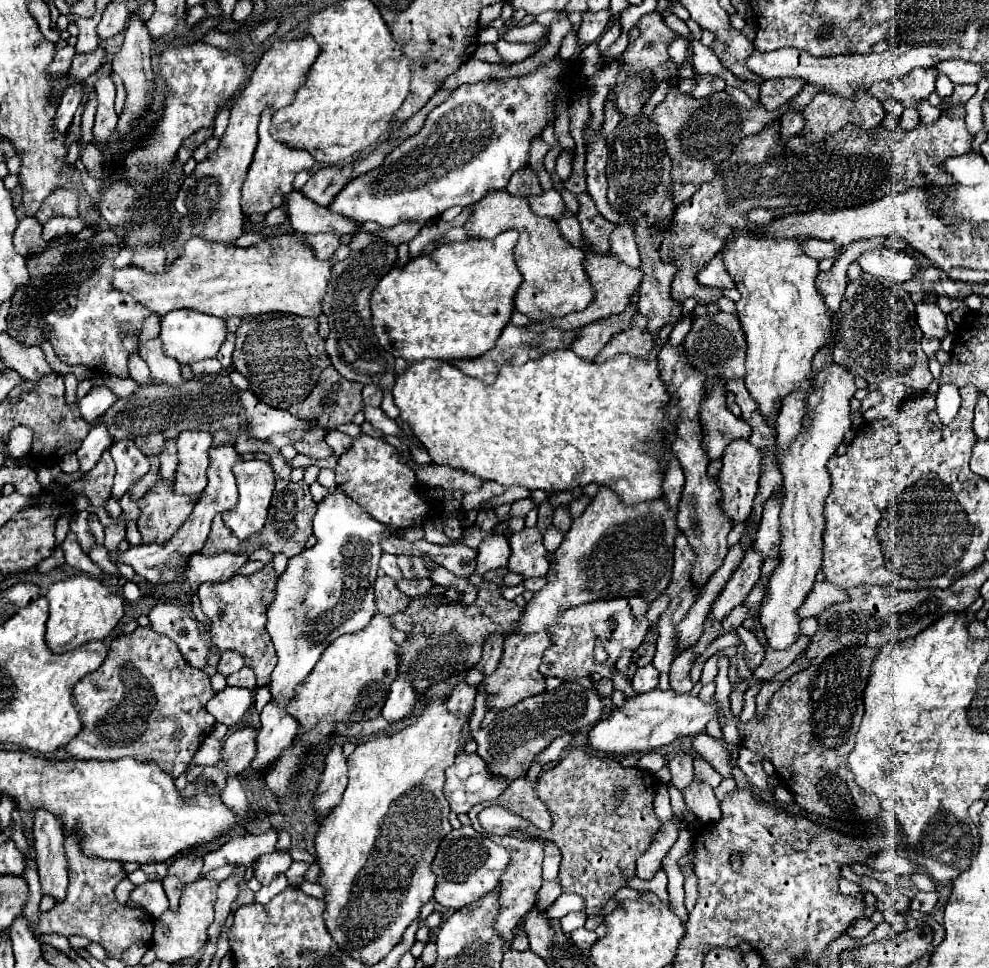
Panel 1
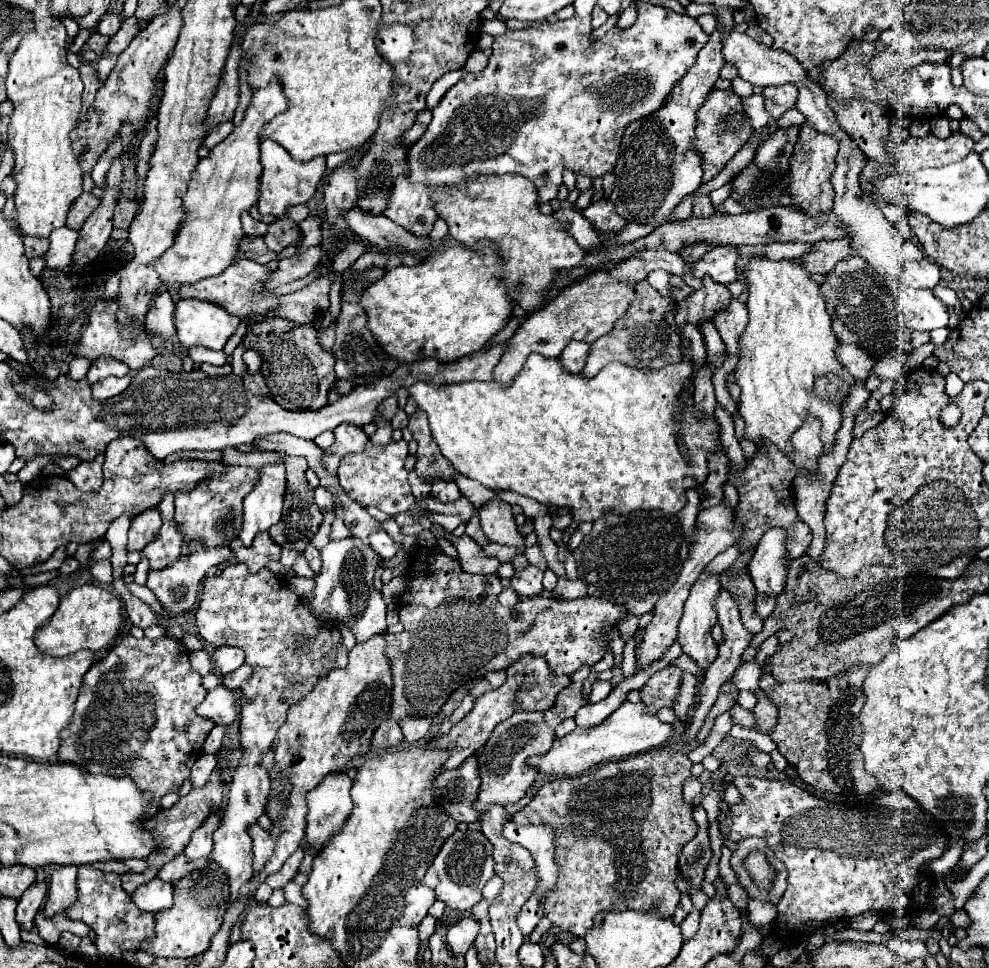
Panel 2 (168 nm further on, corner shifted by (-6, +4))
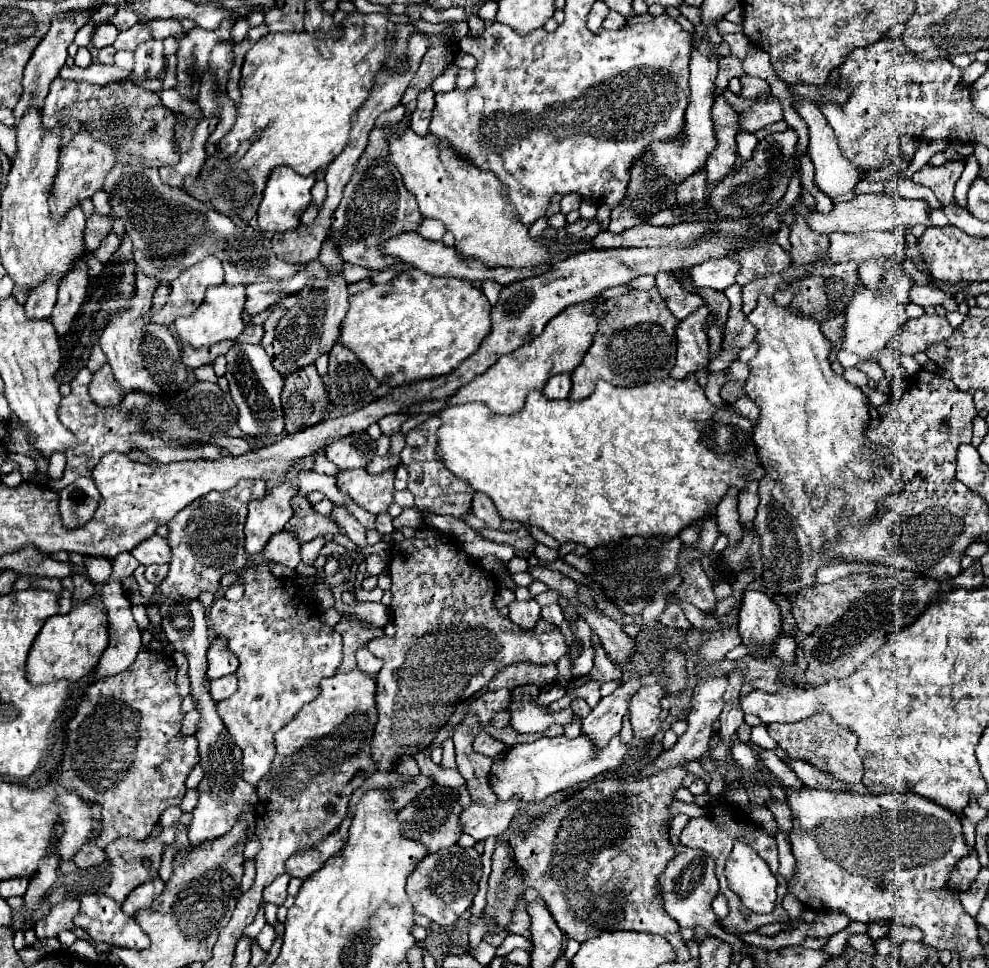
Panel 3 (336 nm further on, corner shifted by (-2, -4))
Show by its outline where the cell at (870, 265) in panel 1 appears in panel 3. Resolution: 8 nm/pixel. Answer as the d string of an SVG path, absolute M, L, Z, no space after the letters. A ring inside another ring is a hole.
M929 282L929 284L913 284L911 290L909 290L909 300L919 304L919 306L945 306L947 310L957 310L951 294L943 292L937 284Z

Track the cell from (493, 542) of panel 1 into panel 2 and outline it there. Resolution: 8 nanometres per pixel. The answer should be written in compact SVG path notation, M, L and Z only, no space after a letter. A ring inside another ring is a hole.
M497 496L491 498L481 510L479 510L479 522L481 528L485 532L485 536L491 542L497 544L511 544L515 546L519 552L513 558L513 566L515 568L527 568L529 562L525 558L525 540L523 536L517 532L517 524L515 524L515 516L513 516L513 508L511 504L499 500Z

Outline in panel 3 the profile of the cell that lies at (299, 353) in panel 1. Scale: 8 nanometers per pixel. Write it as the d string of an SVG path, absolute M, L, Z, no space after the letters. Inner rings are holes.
M313 364L283 376L281 402L287 434L321 422L321 414L327 406L327 394Z

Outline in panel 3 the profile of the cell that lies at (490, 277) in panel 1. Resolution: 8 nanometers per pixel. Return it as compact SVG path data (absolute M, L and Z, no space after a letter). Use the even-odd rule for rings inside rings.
M407 270L395 276L387 284L375 284L373 288L349 298L349 312L341 326L341 342L351 348L357 358L377 376L381 384L403 386L425 378L435 378L451 372L469 358L491 332L491 304L485 294L467 280L453 277L435 277L421 270Z

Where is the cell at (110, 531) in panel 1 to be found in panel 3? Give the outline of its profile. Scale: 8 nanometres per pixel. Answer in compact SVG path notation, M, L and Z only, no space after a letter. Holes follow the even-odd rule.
M157 534L143 540L141 544L137 544L133 550L131 550L131 556L143 564L143 566L149 566L149 564L167 564L169 562L169 544L165 538L159 538Z

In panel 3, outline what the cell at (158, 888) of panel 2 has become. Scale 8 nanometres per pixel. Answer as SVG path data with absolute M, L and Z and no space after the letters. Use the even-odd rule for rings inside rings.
M161 878L149 880L149 884L141 884L137 892L131 892L127 900L123 902L123 912L129 916L135 916L139 910L149 910L155 902L155 896L159 896L165 888L165 882Z

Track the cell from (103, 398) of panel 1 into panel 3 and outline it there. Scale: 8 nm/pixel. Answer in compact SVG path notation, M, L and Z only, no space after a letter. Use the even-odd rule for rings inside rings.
M105 364L101 370L97 370L93 374L93 380L89 384L89 396L99 406L117 406L123 400L121 388L119 388L117 380L113 378L109 364Z

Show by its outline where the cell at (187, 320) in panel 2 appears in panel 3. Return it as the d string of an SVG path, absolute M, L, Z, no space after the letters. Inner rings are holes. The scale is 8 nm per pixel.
M221 284L217 288L209 288L205 294L205 300L191 316L179 316L175 320L177 338L191 348L203 348L203 346L209 348L221 340L235 340L245 328L241 318L243 304L245 304L245 286Z

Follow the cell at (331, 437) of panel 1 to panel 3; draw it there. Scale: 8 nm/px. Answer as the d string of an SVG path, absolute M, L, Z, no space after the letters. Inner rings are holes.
M355 432L329 444L325 454L333 464L337 464L339 470L349 470L367 466L375 456L375 448L375 440L371 440L367 432Z

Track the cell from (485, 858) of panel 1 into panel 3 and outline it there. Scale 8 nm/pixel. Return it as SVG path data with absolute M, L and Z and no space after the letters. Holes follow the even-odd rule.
M453 844L449 848L441 848L421 860L415 872L407 880L407 892L413 900L415 912L431 918L439 926L451 926L473 902L479 892L479 880L483 876L481 854L475 848L461 848Z

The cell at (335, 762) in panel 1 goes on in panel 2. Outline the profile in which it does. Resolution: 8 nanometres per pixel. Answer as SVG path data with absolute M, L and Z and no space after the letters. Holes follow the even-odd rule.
M331 774L327 776L315 790L311 790L307 794L307 806L309 812L305 816L307 826L305 826L305 850L311 850L313 856L317 856L321 852L321 848L325 848L325 844L333 838L333 834L341 832L341 828L345 826L345 820L349 818L349 812L353 808L351 804L351 778L347 774Z

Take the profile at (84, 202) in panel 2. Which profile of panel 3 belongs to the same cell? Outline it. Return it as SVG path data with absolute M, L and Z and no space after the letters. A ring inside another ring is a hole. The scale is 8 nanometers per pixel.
M91 214L87 218L87 224L85 224L85 232L83 232L83 242L85 242L85 248L89 252L95 252L97 246L101 244L103 236L109 232L109 228L113 226L113 220L109 216L101 216L101 214Z

